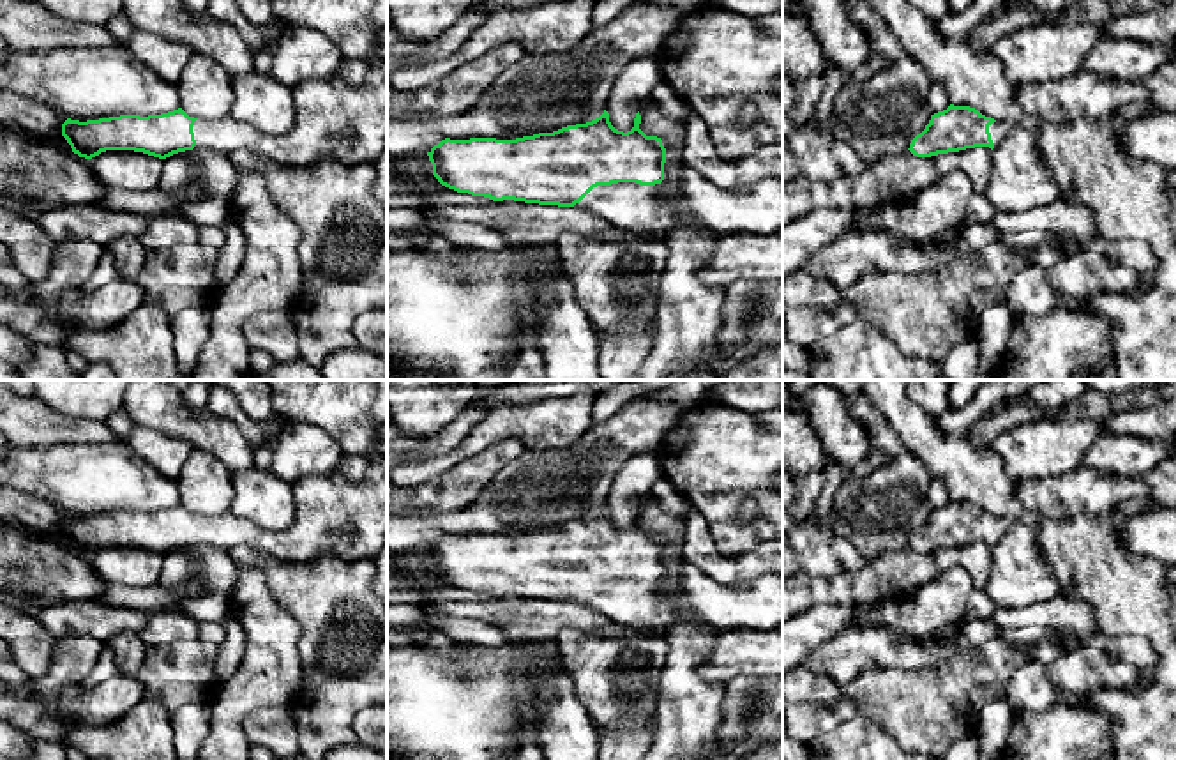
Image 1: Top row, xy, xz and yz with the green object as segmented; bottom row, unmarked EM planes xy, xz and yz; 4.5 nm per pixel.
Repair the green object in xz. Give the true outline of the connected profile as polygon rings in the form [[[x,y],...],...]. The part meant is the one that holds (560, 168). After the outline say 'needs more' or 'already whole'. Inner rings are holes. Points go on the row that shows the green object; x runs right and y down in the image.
[[[604,110],[592,122],[516,140],[445,138],[427,156],[438,182],[457,193],[493,201],[578,207],[595,212],[620,230],[662,232],[678,224],[678,217],[659,203],[666,148],[661,138],[646,136],[639,124],[638,111],[634,127],[627,133],[618,131]]] | needs more

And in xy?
[[[387,60],[369,65],[369,72],[359,87],[348,85],[339,76],[311,78],[297,83],[291,88],[291,95],[295,104],[295,124],[291,131],[283,136],[263,134],[251,124],[235,120],[230,115],[217,120],[198,120],[189,117],[182,108],[148,117],[120,115],[87,122],[67,118],[62,124],[62,136],[71,145],[72,152],[85,159],[92,159],[106,150],[134,150],[166,159],[178,152],[205,148],[223,156],[230,156],[235,150],[249,150],[256,156],[288,164],[313,164],[321,159],[332,159],[348,166],[357,166],[362,163],[373,164],[387,147]]] | needs more

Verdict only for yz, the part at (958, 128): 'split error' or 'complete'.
split error

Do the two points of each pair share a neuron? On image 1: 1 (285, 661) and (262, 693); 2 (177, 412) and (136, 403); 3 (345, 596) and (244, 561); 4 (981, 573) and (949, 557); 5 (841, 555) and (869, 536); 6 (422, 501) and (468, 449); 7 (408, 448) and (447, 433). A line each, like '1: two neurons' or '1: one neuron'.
1: one neuron
2: one neuron
3: one neuron
4: one neuron
5: two neurons
6: two neurons
7: one neuron

